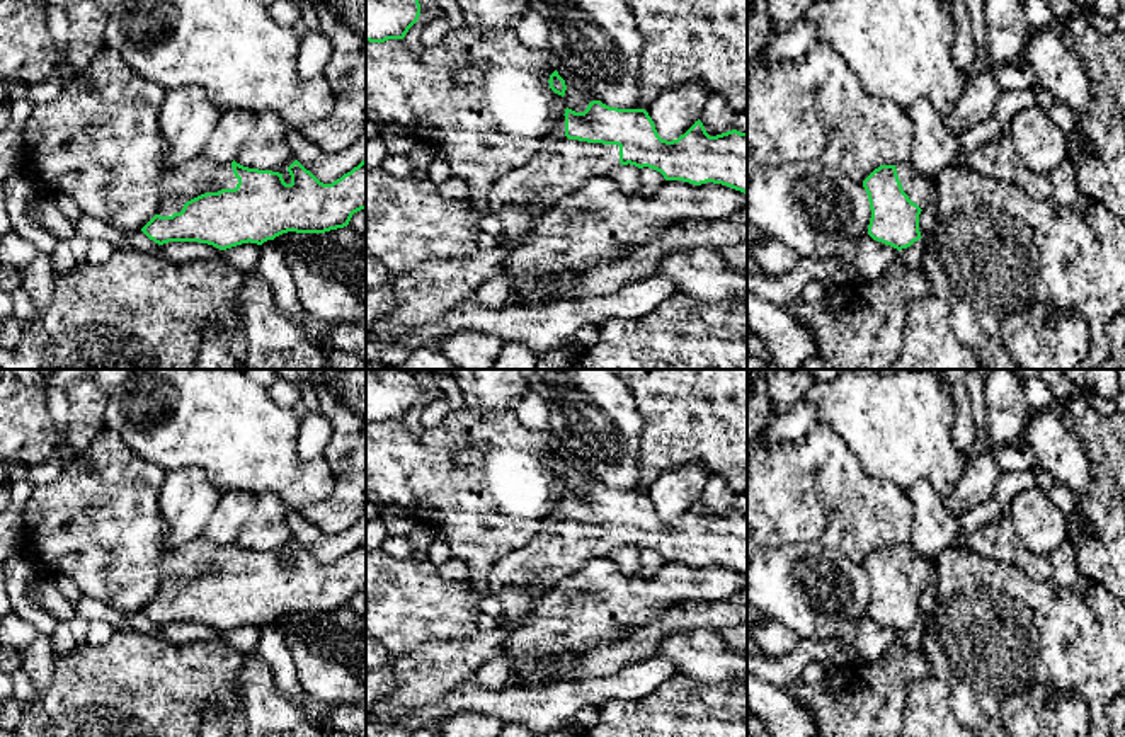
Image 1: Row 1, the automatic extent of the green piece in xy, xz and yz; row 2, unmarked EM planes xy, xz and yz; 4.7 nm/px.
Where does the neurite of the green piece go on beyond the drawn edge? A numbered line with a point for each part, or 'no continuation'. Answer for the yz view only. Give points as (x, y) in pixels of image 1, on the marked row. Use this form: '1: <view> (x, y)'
1: yz (918, 188)

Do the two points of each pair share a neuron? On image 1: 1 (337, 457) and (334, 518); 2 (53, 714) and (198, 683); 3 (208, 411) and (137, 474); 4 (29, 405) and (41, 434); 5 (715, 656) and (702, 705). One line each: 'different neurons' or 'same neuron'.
1: same neuron
2: same neuron
3: different neurons
4: same neuron
5: different neurons

